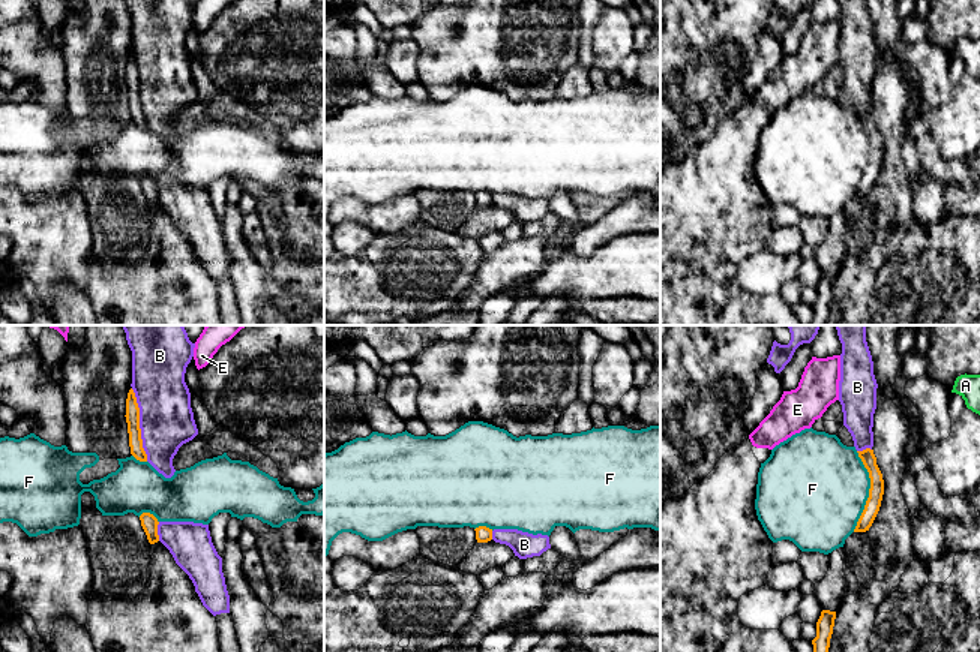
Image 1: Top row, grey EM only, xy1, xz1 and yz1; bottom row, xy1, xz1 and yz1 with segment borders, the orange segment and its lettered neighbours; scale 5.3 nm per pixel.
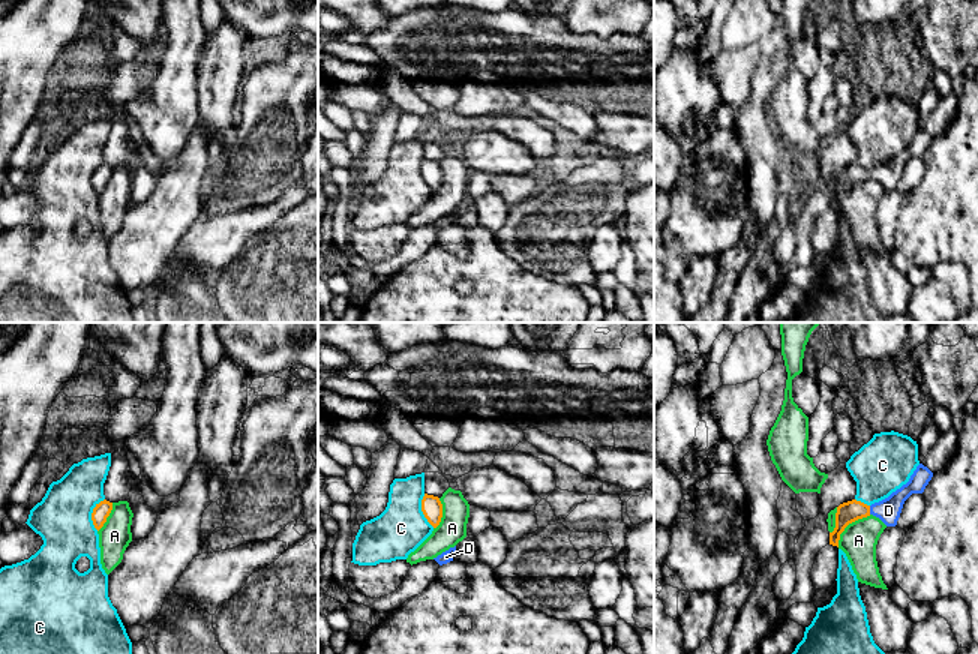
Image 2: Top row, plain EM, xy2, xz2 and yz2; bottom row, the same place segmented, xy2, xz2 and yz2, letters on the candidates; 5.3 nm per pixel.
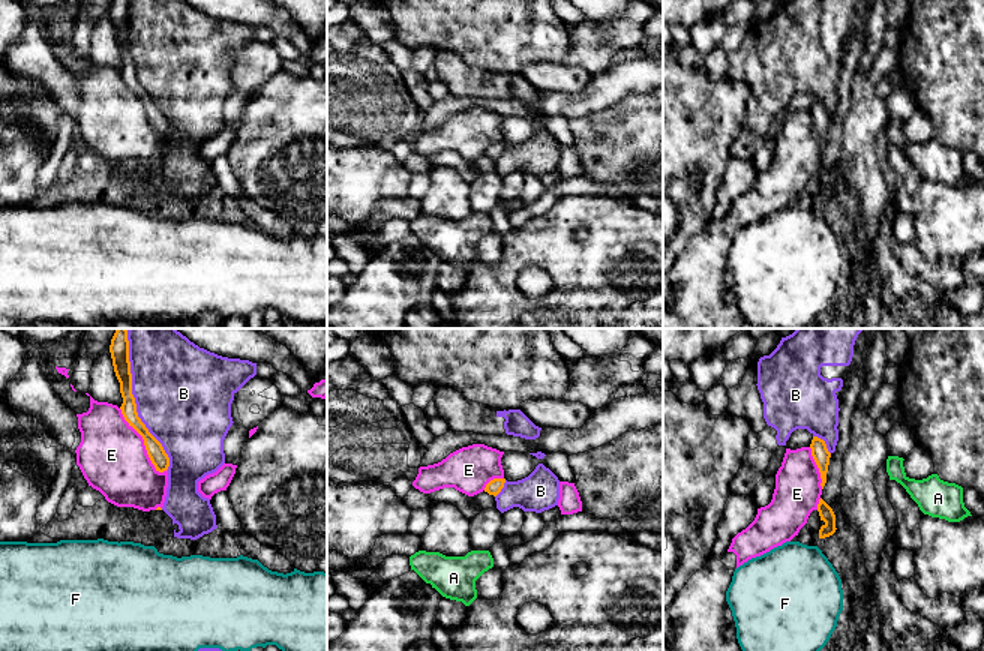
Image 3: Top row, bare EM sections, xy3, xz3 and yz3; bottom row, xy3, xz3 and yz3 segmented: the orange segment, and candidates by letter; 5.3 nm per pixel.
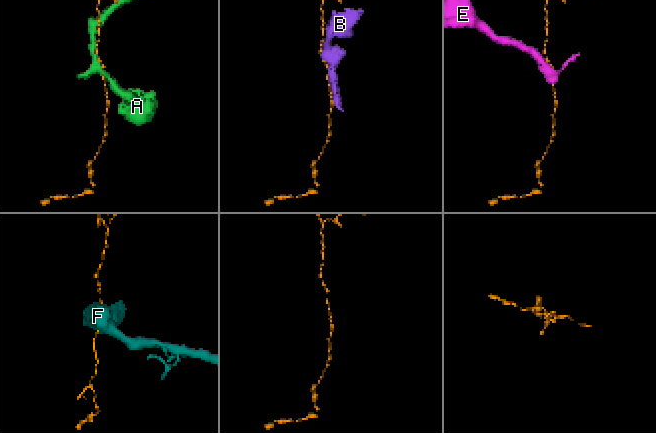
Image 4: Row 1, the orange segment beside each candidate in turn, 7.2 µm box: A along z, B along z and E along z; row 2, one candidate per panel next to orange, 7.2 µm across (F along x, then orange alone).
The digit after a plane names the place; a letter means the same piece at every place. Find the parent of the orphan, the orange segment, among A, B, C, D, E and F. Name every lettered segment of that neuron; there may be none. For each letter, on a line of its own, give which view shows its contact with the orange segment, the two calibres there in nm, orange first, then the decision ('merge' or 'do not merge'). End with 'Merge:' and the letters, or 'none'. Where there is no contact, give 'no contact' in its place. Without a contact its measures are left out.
A: yz2 | 120/200 nm | do not merge
B: xy3 | 100/480 nm | do not merge
C: xy2 | 90/300 nm | do not merge
D: yz2 | 120/130 nm | merge
E: xy3 | 90/360 nm | do not merge
F: yz1 | 80/480 nm | do not merge
Merge: D

